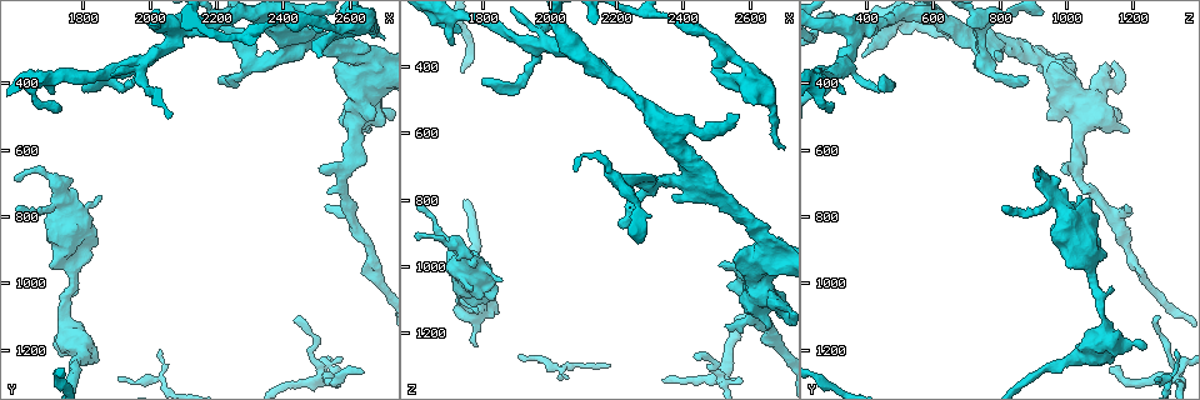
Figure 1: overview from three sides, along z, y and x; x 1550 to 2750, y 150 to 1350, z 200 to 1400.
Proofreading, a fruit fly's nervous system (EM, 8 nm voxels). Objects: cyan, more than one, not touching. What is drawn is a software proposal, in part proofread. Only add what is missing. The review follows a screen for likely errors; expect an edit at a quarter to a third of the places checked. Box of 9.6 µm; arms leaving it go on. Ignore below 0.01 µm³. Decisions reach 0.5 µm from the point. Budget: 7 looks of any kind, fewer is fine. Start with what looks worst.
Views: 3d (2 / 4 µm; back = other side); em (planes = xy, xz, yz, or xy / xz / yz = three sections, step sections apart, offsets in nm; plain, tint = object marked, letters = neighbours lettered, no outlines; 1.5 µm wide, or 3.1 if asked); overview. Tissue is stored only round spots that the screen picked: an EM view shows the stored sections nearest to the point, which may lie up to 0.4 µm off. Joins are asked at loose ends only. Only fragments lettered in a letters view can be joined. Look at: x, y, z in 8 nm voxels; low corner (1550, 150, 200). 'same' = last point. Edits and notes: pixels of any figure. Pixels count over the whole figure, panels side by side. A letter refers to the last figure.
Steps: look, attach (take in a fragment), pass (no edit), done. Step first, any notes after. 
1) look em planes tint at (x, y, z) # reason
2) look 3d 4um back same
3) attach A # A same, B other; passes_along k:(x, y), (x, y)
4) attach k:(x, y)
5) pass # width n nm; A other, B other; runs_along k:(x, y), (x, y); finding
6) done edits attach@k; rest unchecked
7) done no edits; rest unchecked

look em planes letters at (2640, 1260, 1130) # an open end

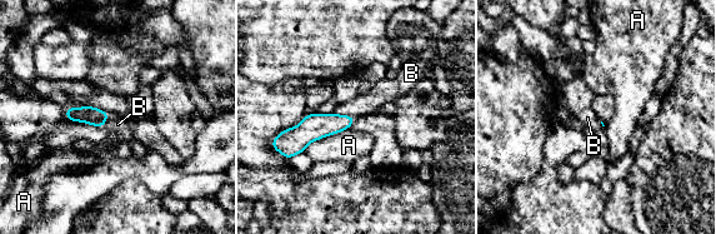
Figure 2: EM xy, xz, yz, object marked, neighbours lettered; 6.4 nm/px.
attach B # A other, B same; passes_along 2:(314, 127), (345, 115), (370, 103); it goes on there

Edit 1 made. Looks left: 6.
look overview

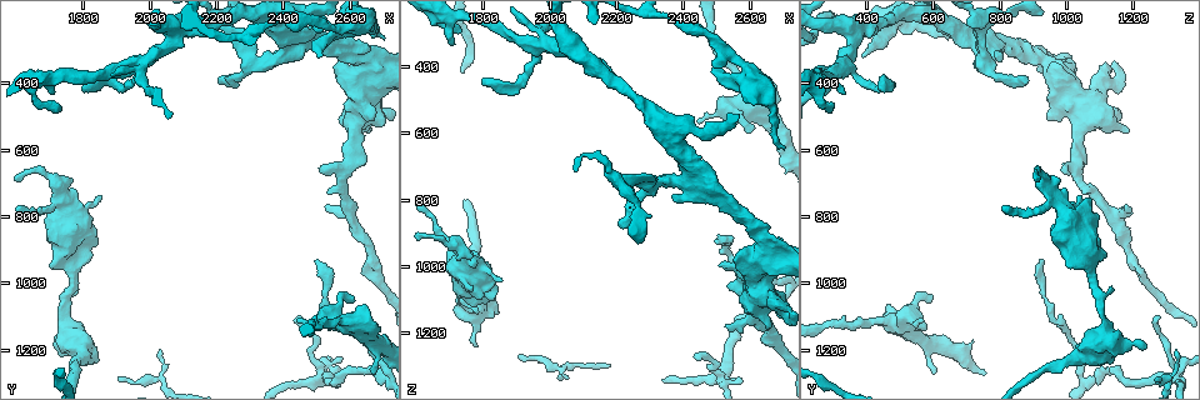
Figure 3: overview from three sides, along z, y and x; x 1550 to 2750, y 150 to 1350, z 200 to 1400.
look 3d 2um at (2510, 330, 380) # free end

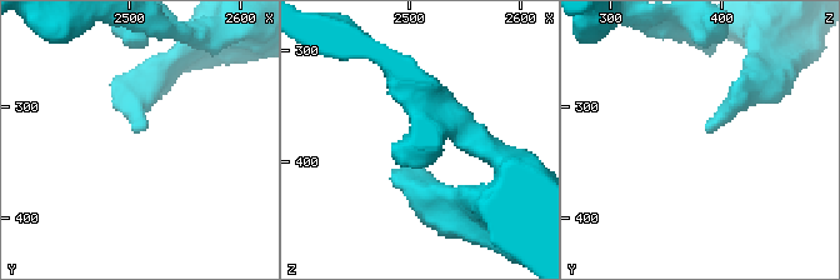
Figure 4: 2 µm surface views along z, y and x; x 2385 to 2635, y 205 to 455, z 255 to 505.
look em xy step 8 tint at (2506, 320, 382)

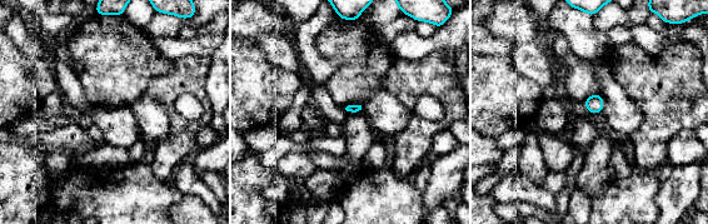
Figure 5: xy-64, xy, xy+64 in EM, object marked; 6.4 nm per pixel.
look em planes letters same # cut it another way

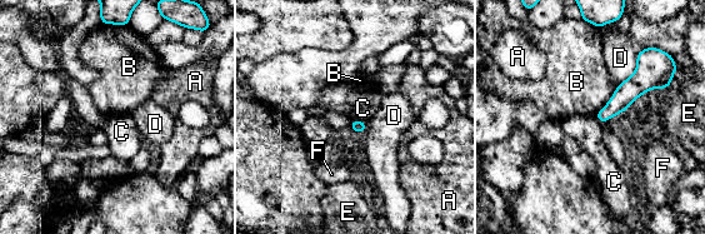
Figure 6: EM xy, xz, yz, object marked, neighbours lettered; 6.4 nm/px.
pass # A other, B other, C other, D other, E other, F other; border 6:(351, 120), (365, 122); none of them fits

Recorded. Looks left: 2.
look 3d 2um at (2210, 400, 880) # free end

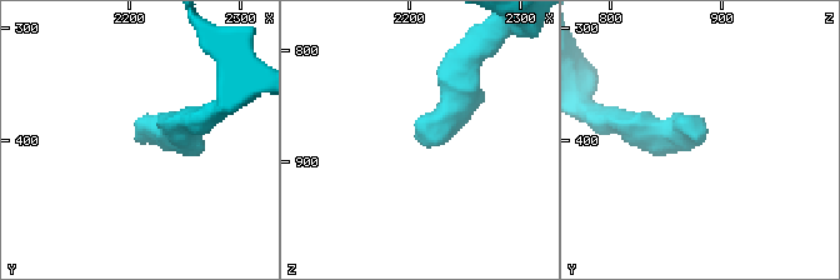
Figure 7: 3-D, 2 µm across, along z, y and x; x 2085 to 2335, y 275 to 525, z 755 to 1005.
look em yz step 4 letters at (2208, 398, 882) # shape alone is not enough

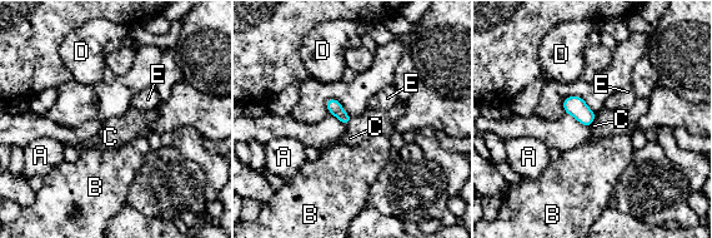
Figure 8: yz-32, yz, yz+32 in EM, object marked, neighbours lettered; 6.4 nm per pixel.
pass # A other, B other, C other, D other, E other; border 8:(352, 117), (346, 125); none of them fits

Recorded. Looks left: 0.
done edits attach@2; rest unchecked

